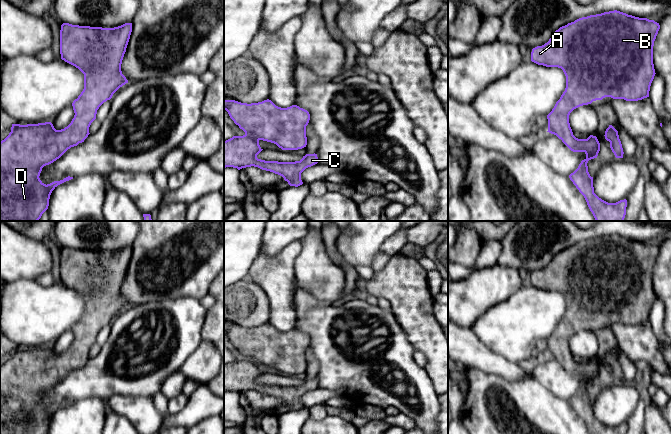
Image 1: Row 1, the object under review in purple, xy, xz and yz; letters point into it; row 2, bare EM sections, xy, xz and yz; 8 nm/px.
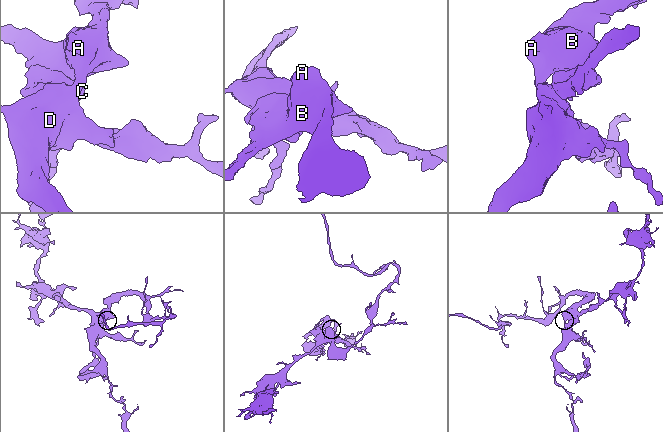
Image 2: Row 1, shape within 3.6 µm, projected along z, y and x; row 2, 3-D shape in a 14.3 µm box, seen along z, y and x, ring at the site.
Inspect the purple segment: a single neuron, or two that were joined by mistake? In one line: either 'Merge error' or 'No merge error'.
No merge error

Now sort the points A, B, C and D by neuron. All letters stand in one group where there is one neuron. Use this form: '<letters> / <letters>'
A B C D

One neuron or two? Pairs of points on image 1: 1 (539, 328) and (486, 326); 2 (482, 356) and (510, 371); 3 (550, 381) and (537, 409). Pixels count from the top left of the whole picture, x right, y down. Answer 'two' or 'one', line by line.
1: one
2: one
3: two

